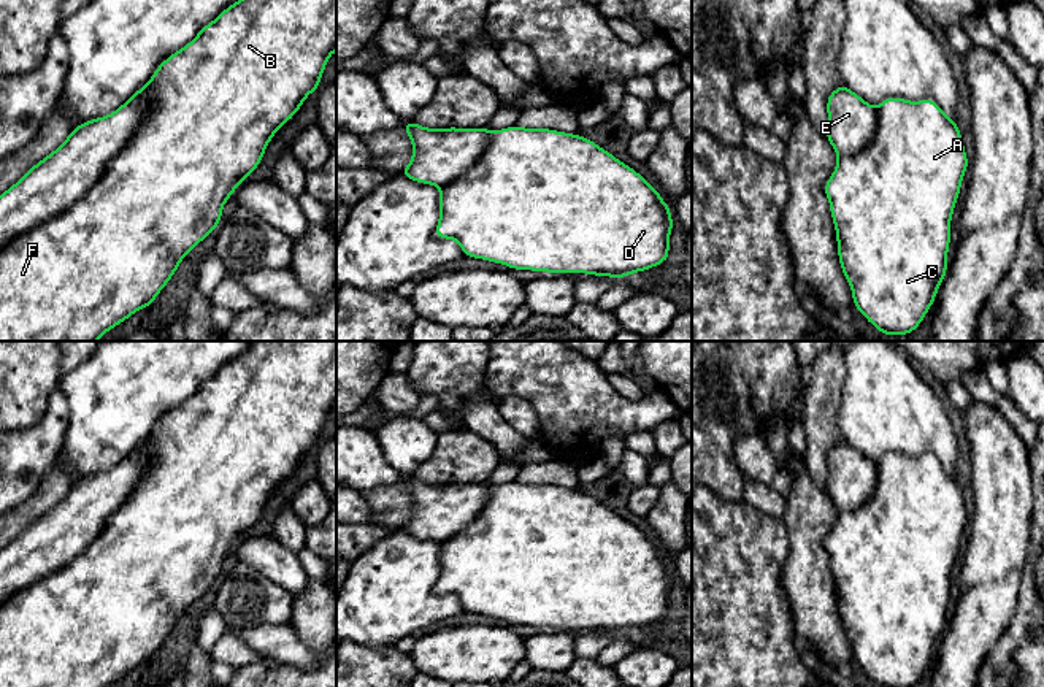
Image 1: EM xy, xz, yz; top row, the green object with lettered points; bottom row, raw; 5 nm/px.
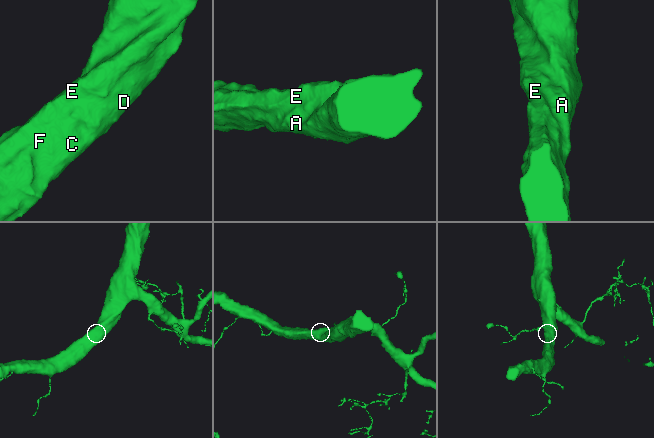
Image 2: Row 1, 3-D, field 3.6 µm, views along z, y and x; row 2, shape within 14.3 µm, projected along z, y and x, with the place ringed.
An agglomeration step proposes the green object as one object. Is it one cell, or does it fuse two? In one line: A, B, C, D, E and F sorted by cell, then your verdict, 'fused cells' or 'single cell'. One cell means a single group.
groups A B C D E F; single cell

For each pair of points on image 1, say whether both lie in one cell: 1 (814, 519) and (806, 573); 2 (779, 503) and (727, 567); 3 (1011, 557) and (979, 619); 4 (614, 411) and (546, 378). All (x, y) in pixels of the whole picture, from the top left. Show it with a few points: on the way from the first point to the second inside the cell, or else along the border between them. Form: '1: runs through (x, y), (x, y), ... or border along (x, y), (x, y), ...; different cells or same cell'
1: runs through (806, 532), (806, 560); same cell
2: border along (743, 500), (763, 513), (782, 519); different cells
3: runs through (995, 573), (990, 578), (987, 603); same cell
4: runs through (597, 408), (584, 408), (564, 387); same cell

